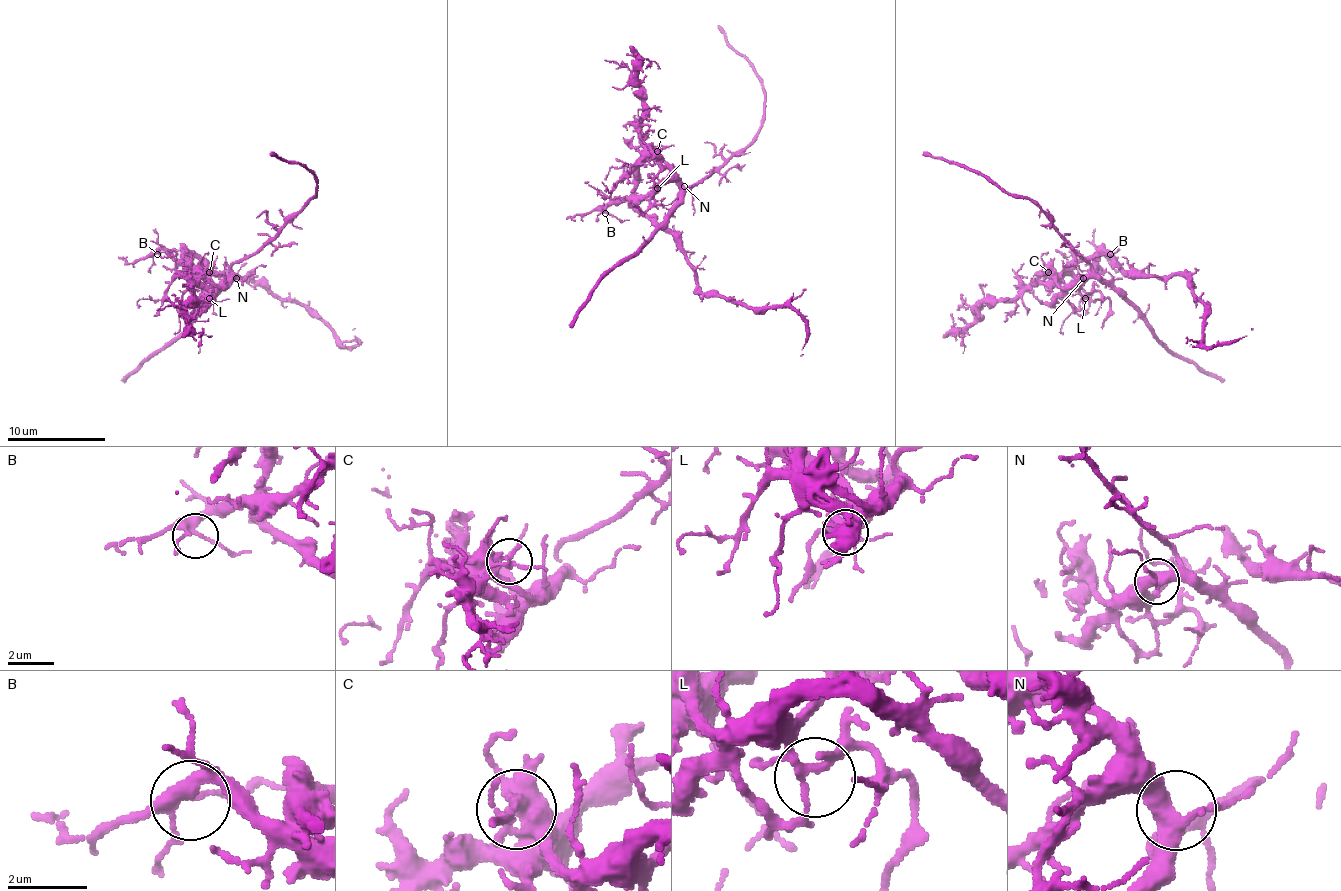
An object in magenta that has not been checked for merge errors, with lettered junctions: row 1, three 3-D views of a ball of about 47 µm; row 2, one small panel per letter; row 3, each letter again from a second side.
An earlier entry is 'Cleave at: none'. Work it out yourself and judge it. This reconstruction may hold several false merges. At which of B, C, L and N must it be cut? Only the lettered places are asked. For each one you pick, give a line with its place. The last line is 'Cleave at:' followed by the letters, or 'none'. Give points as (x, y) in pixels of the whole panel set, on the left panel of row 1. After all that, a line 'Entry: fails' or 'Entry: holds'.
C: (209, 272)
Cleave at: C
Entry: fails

